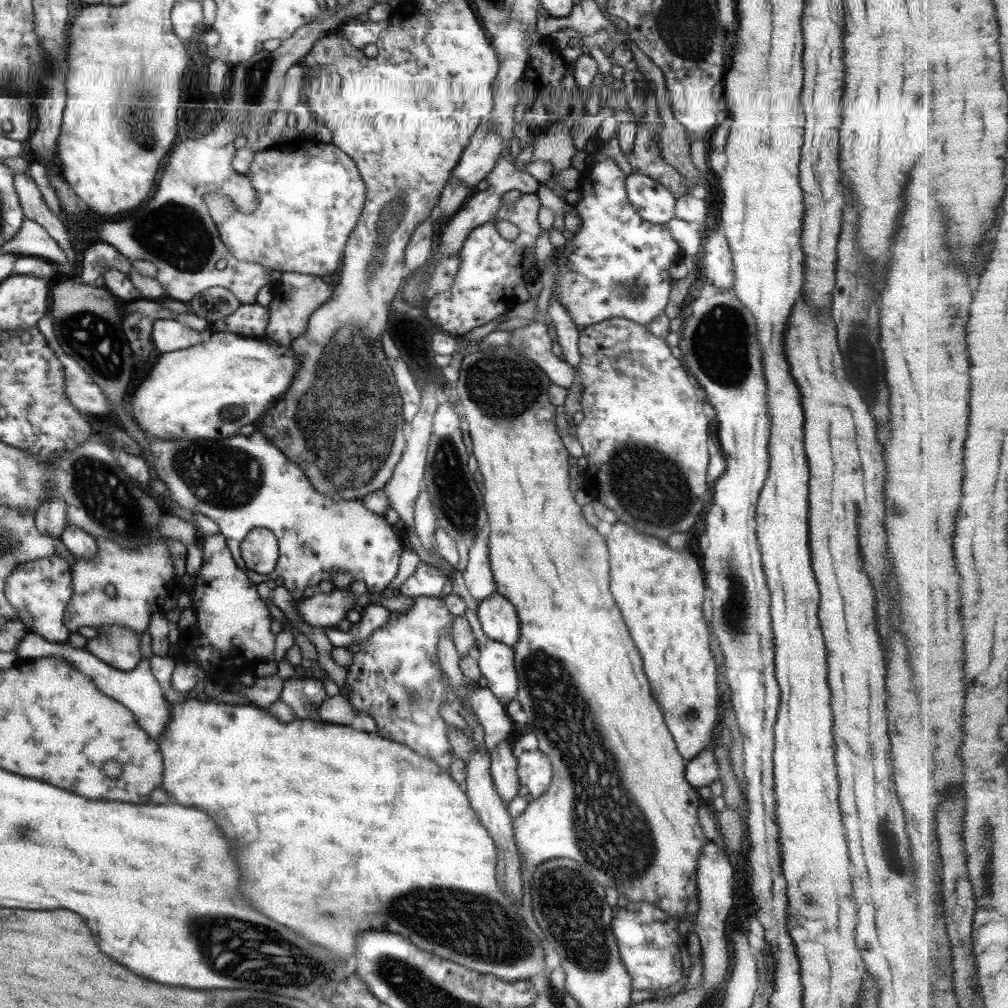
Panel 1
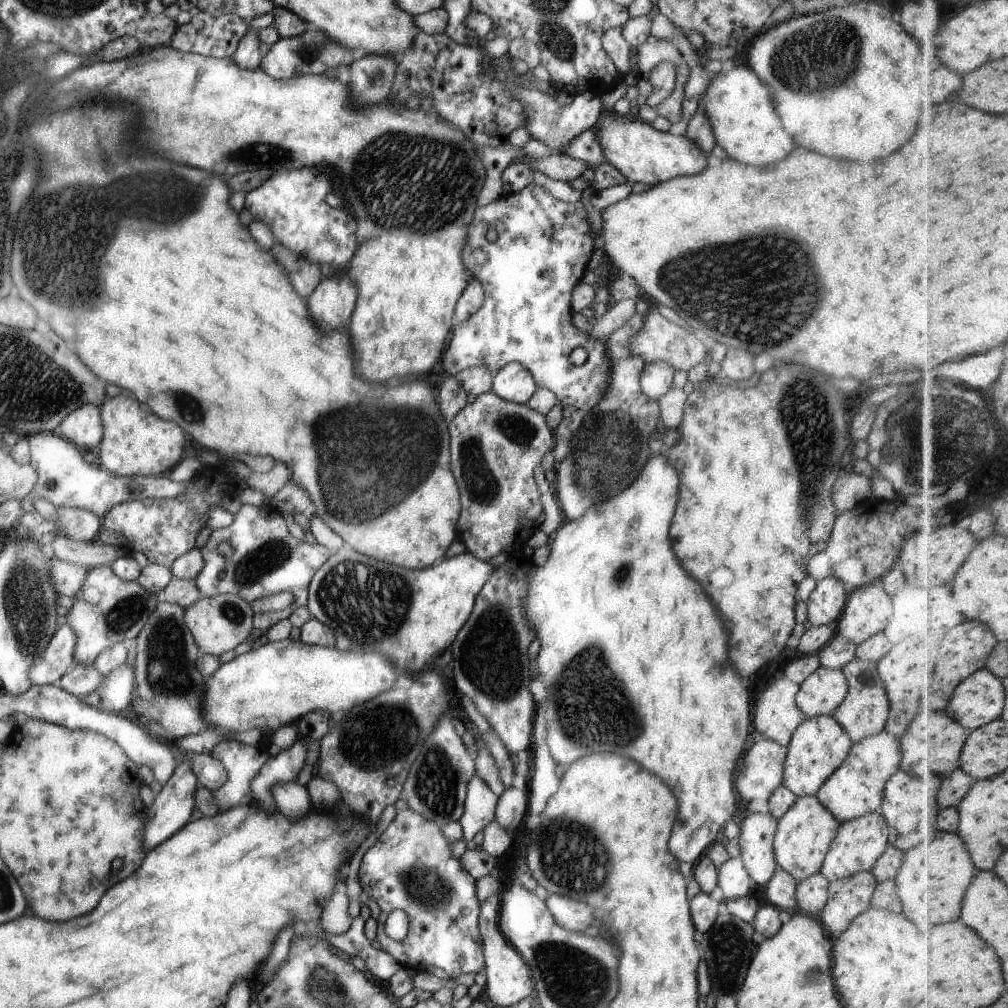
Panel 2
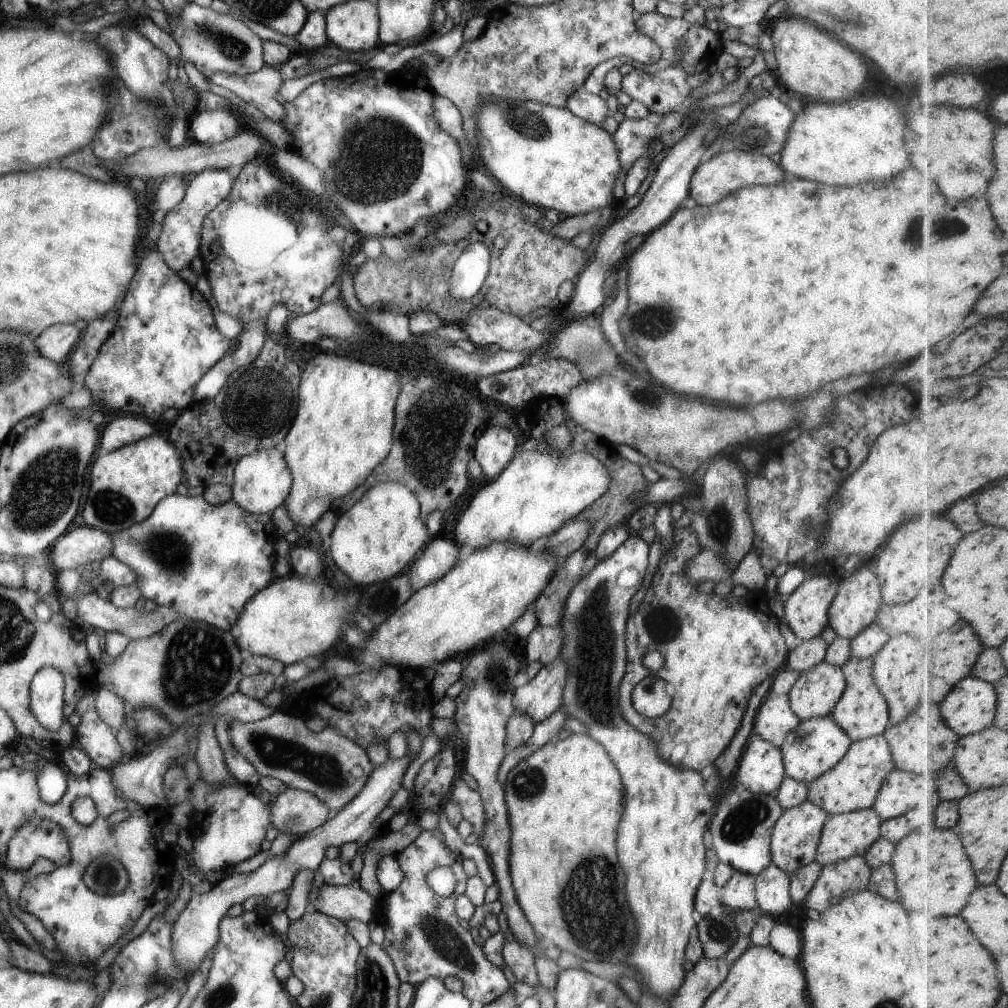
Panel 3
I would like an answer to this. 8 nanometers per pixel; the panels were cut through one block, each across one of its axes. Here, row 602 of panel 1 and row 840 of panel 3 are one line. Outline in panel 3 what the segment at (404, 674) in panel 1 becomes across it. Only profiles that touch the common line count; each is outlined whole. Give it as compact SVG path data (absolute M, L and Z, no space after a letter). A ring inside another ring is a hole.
M440 829L423 830L403 850L394 851L394 857L403 870L404 878L396 890L378 900L378 920L383 923L385 939L381 947L390 955L401 982L417 987L428 977L456 977L463 982L462 992L472 1004L486 1004L512 989L504 971L485 957L476 945L470 929L460 925L455 911L456 899L464 894L469 877L464 873L460 854L447 845ZM436 867L453 868L457 878L454 892L447 897L438 896L426 882L426 875Z

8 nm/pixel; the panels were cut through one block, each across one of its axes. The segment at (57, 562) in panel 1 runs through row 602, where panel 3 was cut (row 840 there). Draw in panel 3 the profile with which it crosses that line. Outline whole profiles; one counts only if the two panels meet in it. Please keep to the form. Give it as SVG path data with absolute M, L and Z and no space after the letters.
M34 816L25 819L23 826L9 840L6 866L13 871L28 870L36 862L37 858L48 858L56 866L65 865L71 859L71 852L66 829L63 829L55 822Z

